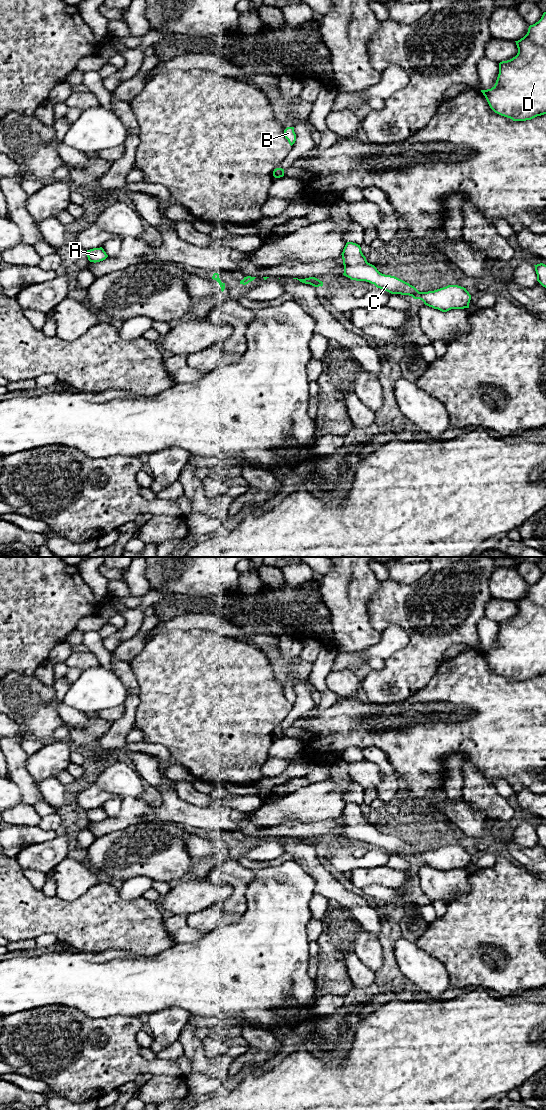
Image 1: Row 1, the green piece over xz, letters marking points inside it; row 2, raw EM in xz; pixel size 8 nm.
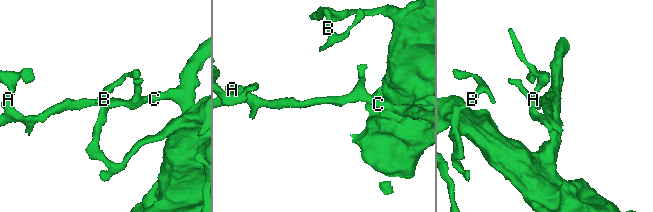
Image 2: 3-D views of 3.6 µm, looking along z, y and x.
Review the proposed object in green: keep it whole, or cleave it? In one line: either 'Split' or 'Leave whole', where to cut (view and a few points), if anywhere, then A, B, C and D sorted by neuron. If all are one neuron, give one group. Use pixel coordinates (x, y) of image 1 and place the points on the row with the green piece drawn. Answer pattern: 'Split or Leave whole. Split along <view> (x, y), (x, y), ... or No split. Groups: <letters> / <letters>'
Leave whole. No split. Groups: A B C D

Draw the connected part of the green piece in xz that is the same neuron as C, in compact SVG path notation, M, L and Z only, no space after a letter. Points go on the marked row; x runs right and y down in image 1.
M347 242L341 255L344 265L343 275L351 280L369 282L391 294L412 296L442 312L469 308L471 295L464 287L448 285L434 291L419 292L414 286L395 276L380 273L374 265L367 262L360 245L356 243Z

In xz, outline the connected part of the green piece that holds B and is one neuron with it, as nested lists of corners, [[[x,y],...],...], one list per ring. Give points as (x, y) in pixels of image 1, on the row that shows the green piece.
[[[287,127],[284,130],[284,136],[288,140],[289,144],[292,146],[296,141],[296,134],[294,132],[294,127]]]

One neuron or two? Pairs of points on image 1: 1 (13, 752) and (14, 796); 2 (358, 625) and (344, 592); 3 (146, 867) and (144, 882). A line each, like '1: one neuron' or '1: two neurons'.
1: two neurons
2: one neuron
3: two neurons

